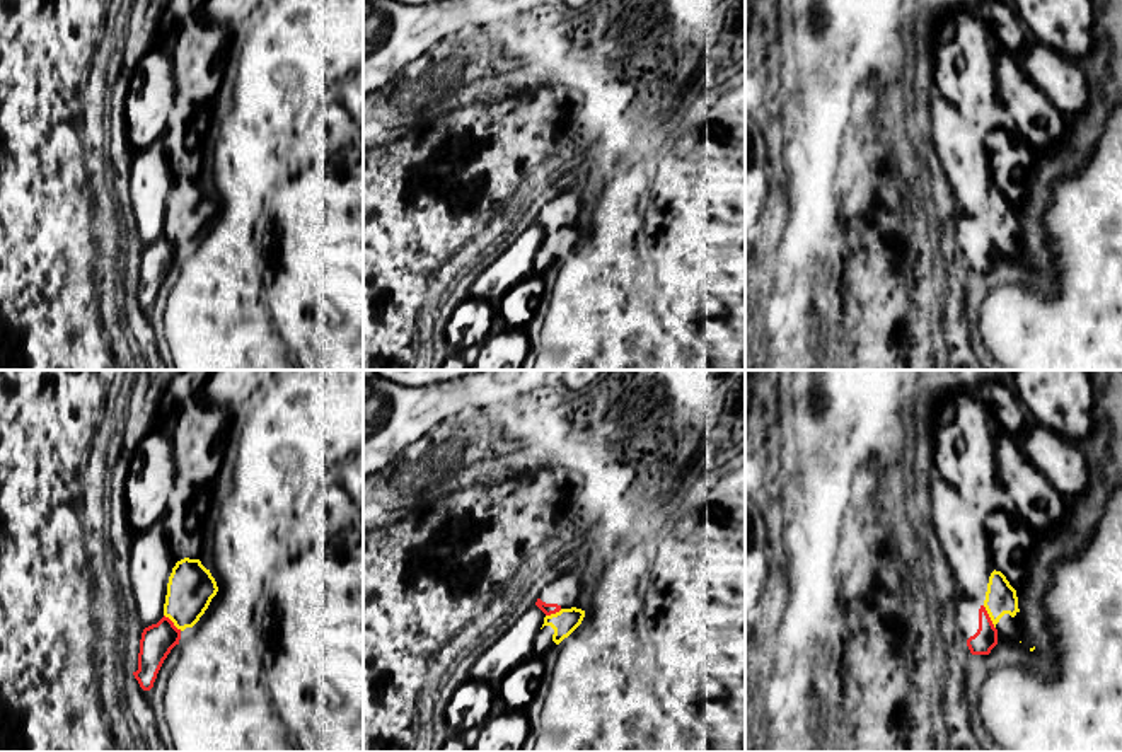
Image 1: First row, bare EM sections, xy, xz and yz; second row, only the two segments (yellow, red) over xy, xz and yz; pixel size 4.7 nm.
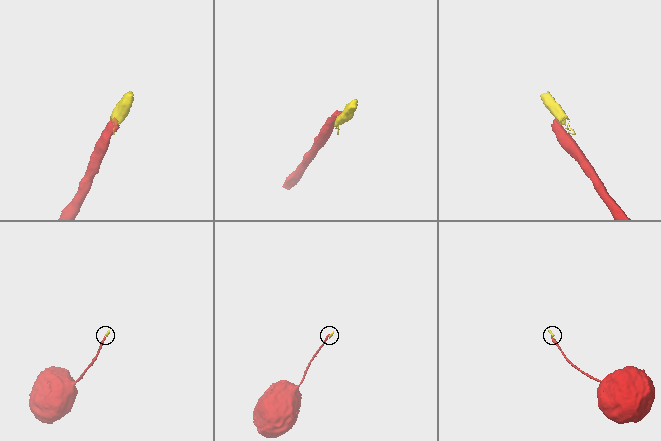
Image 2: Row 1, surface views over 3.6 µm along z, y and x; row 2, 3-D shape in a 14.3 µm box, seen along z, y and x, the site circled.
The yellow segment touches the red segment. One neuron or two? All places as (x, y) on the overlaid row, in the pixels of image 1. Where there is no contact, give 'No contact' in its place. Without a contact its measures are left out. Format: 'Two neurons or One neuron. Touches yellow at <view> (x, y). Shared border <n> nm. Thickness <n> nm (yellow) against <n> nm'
Two neurons. Touches yellow at yz (989, 616). Shared border 130 nm. Thickness 150 nm (yellow) against 110 nm

